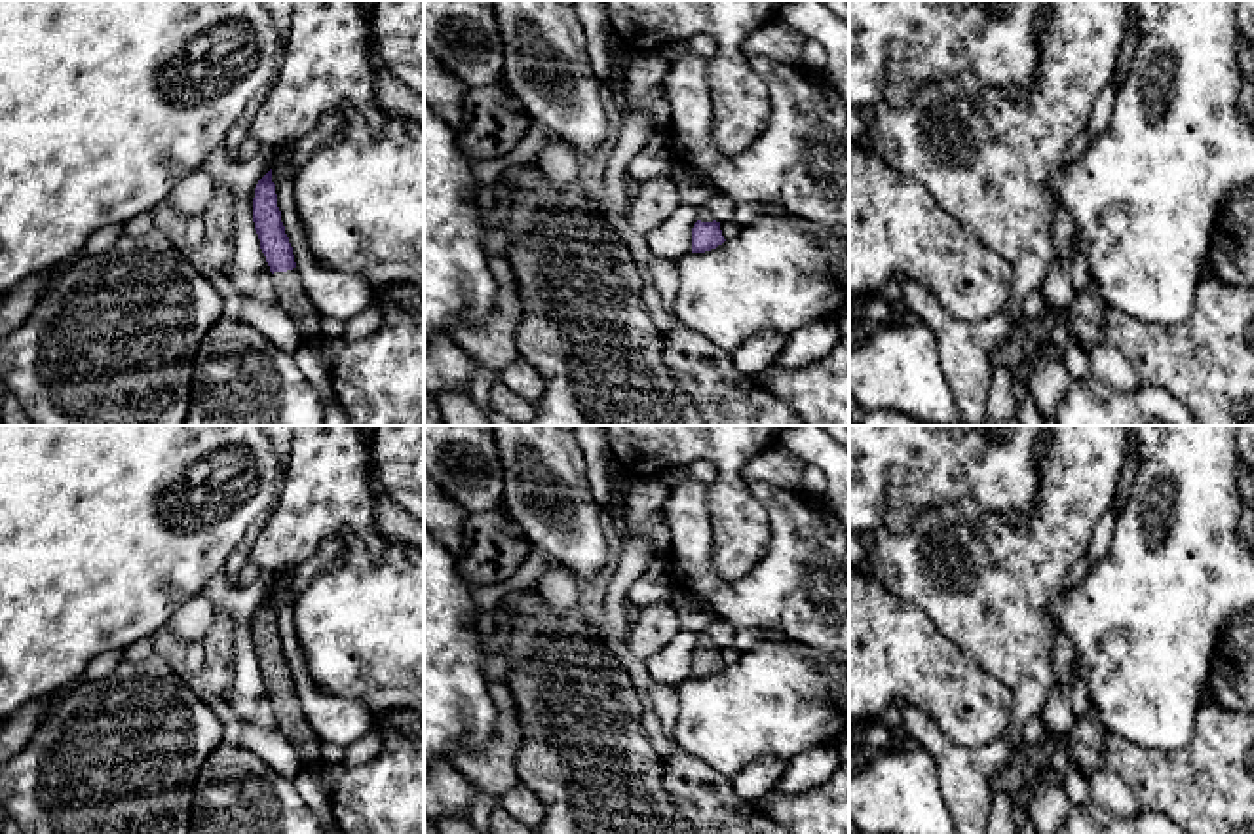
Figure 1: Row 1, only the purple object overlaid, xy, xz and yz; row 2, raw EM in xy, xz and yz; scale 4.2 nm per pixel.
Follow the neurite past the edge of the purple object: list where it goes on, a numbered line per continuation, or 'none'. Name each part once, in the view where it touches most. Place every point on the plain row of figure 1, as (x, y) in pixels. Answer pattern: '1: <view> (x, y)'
1: xy (293, 724)

